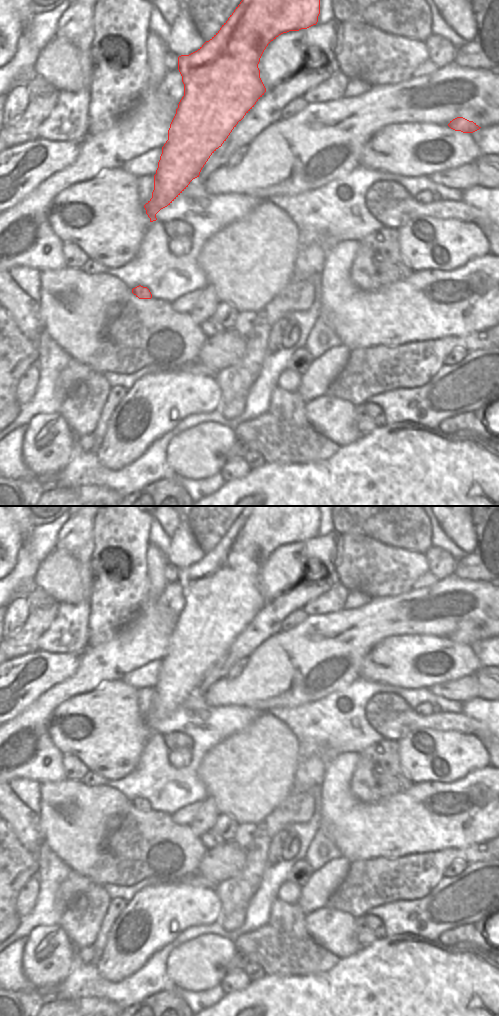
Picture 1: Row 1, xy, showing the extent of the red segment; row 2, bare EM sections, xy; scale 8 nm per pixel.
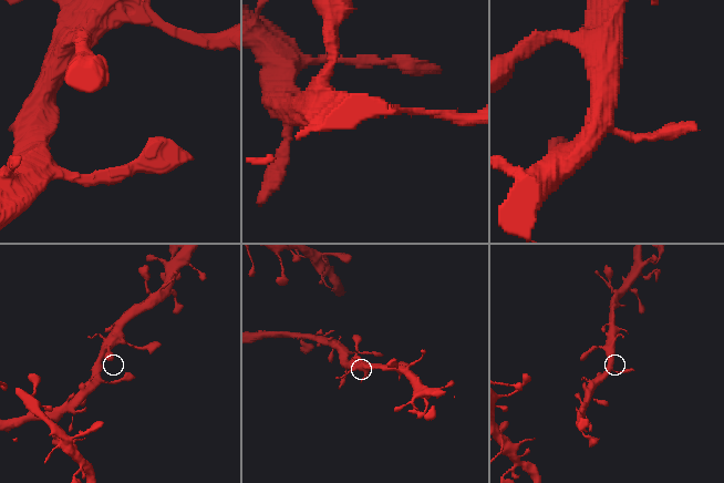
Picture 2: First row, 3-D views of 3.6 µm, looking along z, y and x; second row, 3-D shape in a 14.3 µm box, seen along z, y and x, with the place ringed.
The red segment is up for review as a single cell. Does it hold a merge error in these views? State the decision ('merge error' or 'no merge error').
no merge error

